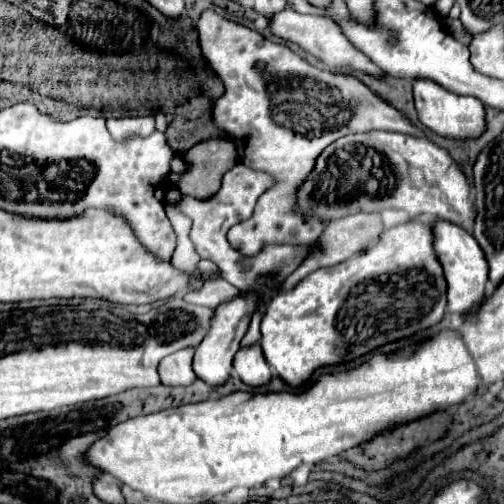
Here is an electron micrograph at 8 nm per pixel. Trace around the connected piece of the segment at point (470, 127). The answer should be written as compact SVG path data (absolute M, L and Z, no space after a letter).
M415 80L413 94L415 94L415 108L419 114L419 120L431 132L449 140L463 140L463 142L475 140L485 134L487 130L485 106L479 104L479 100L475 100L473 96L459 96L459 94L447 92L443 86L431 80Z

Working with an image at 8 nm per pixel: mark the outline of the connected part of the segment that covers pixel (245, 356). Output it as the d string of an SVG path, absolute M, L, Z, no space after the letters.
M259 342L239 348L233 360L233 368L247 386L263 386L271 380L271 370L265 362Z

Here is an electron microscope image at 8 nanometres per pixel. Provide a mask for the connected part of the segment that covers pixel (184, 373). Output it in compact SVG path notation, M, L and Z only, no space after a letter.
M185 348L179 350L177 354L163 358L159 364L161 382L167 386L189 386L195 380L191 360L193 360L193 348Z

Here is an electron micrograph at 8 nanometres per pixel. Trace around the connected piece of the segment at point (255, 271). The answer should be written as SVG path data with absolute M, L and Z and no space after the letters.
M239 162L223 176L223 186L215 196L211 196L207 200L195 200L191 196L181 196L179 202L171 204L181 214L191 218L193 224L191 224L189 238L191 238L197 254L201 258L215 262L221 270L221 278L239 290L257 288L259 276L265 276L267 272L275 272L275 276L289 276L299 266L299 252L295 252L295 248L299 248L299 246L265 246L255 258L247 258L247 256L241 256L239 252L235 252L227 242L227 230L231 226L239 224L241 220L247 220L253 214L257 198L269 186L271 186L271 176L267 176L263 172L255 172Z

